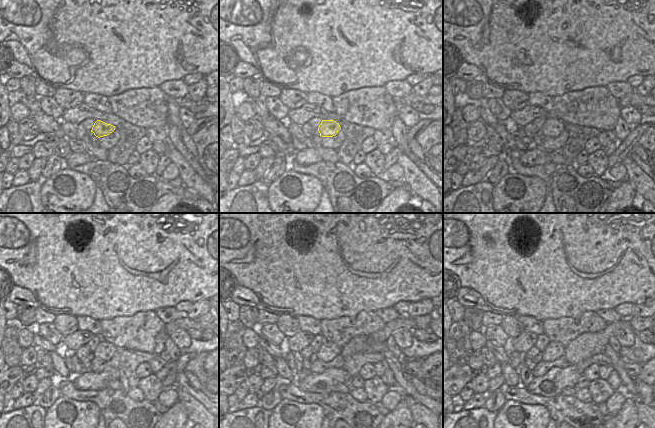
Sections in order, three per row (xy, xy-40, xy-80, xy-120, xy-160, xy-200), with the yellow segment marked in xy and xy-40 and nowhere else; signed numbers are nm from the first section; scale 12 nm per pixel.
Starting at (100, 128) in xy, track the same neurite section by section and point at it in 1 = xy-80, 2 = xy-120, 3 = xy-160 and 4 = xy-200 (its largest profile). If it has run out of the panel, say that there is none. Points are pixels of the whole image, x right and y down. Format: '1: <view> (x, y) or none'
1: xy-80 (552, 127)
2: xy-120 (104, 351)
3: xy-160 (328, 351)
4: xy-200 (554, 350)

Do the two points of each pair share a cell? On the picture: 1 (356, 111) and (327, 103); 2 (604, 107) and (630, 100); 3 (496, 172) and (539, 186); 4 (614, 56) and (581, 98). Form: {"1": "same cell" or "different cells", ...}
{"1": "different cells", "2": "different cells", "3": "different cells", "4": "different cells"}

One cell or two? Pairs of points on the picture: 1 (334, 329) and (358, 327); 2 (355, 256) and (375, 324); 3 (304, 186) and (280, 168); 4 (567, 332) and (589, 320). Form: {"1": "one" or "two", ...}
{"1": "one", "2": "two", "3": "two", "4": "one"}

